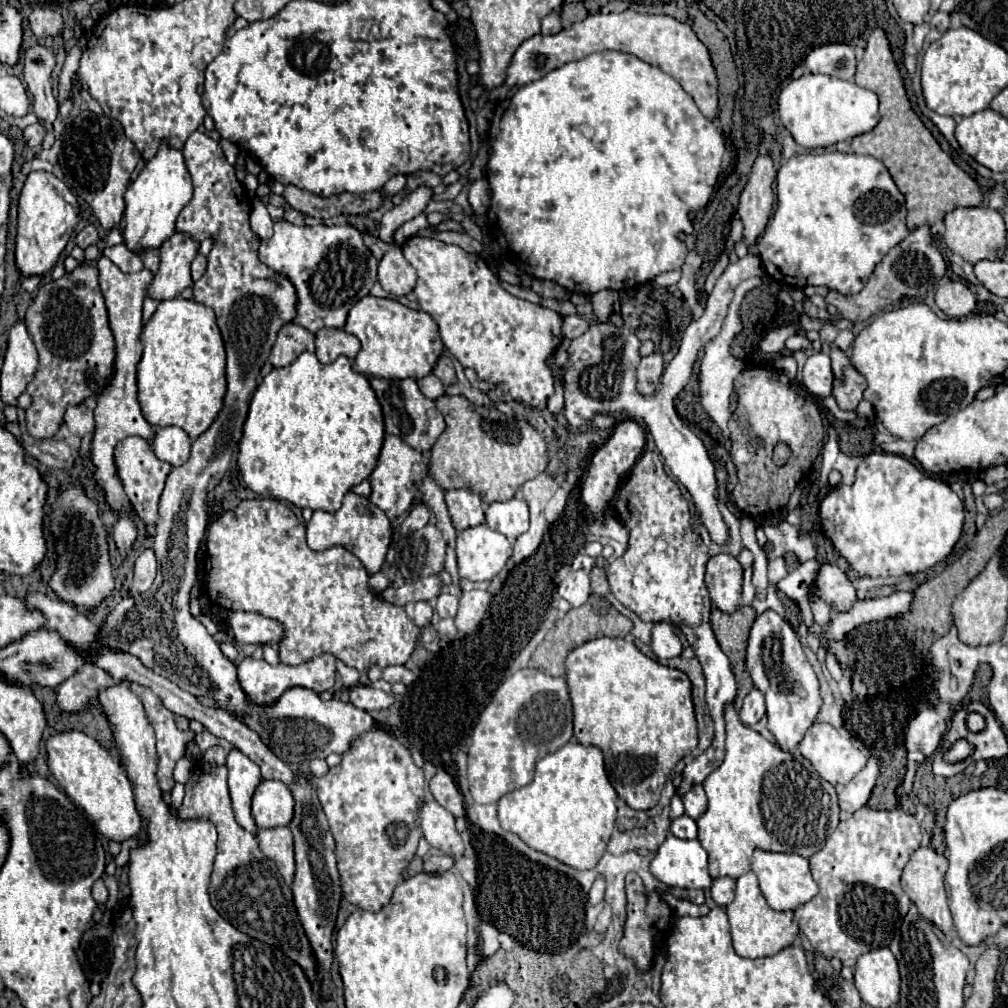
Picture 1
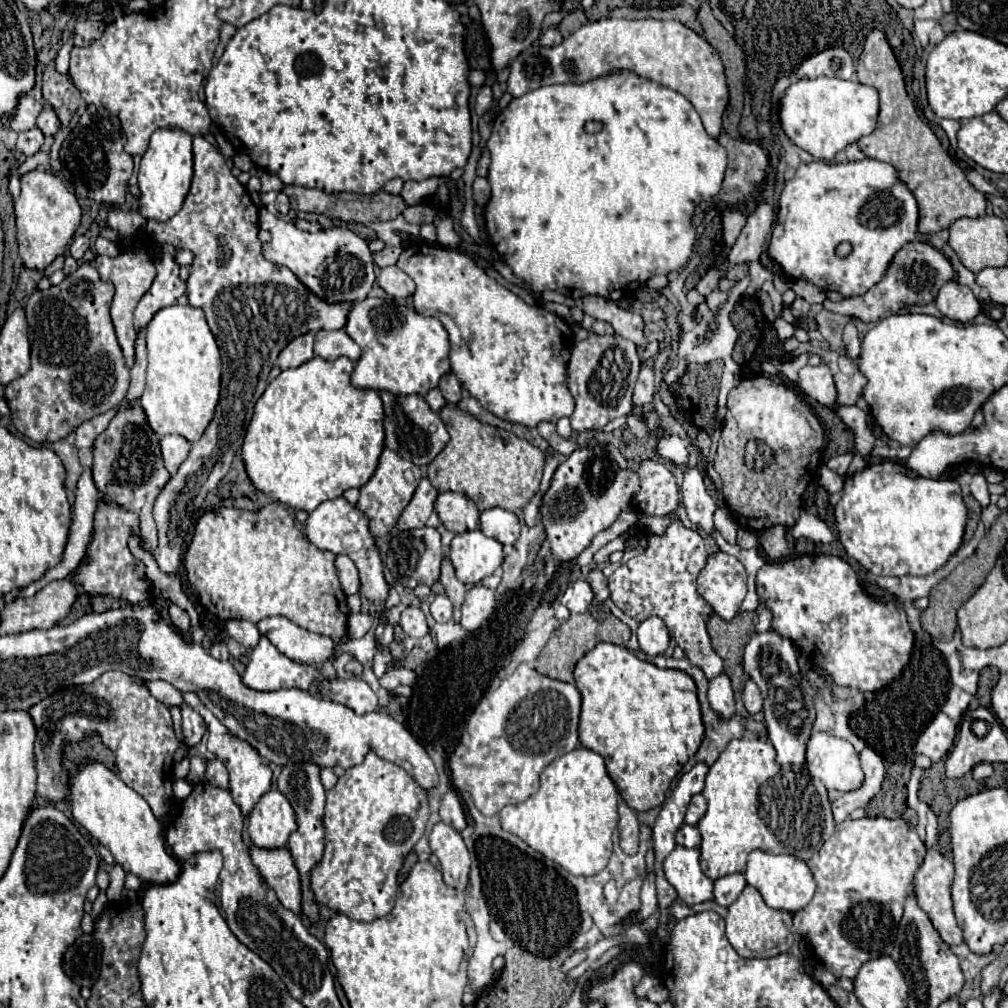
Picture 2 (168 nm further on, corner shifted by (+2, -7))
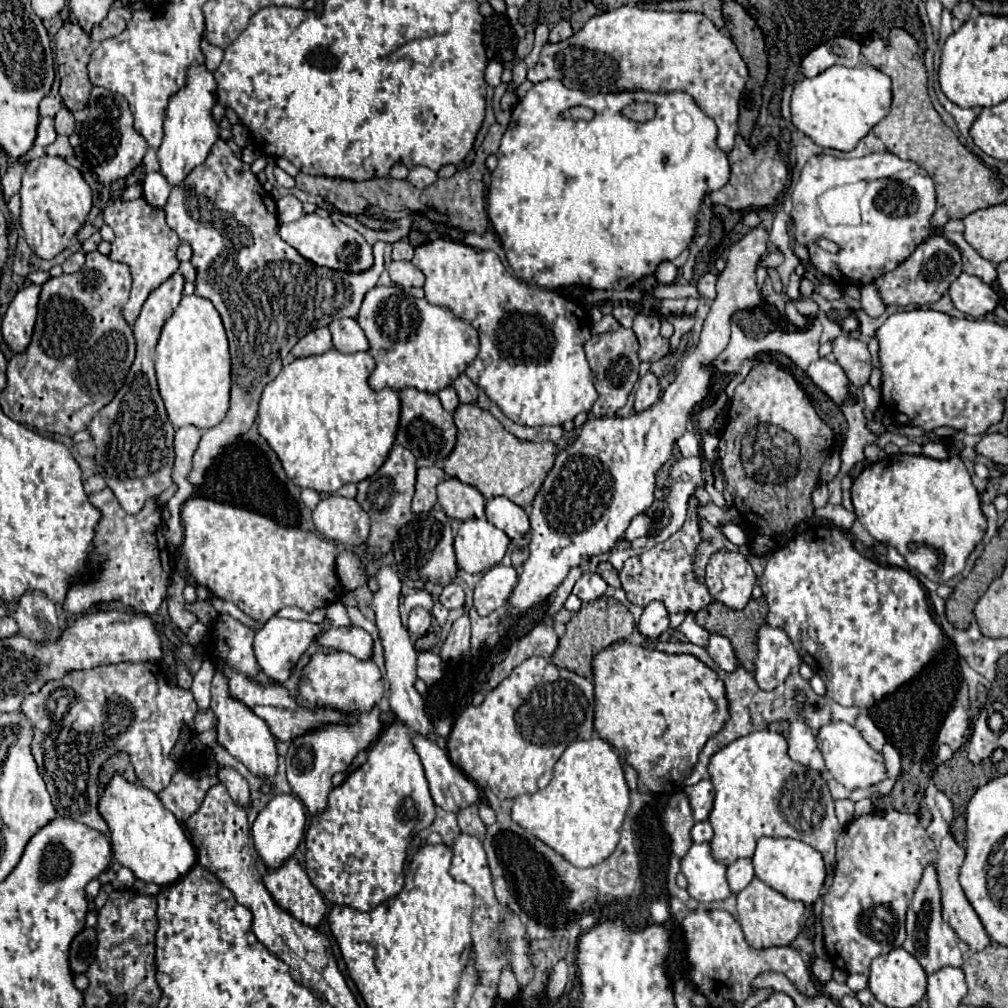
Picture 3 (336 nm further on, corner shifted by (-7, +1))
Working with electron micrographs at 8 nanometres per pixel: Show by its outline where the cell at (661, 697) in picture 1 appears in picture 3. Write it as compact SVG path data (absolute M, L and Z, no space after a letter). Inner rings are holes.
M625 641L623 643L615 643L615 645L599 651L593 657L593 675L595 675L595 731L597 731L597 735L601 739L609 741L617 749L619 757L627 765L631 765L637 771L637 775L639 775L639 793L671 793L671 789L673 789L673 793L681 791L683 789L683 781L691 775L691 769L697 763L697 755L705 747L709 735L713 737L717 731L721 731L721 727L729 719L723 681L705 663L701 663L693 655L669 655L669 653L661 653L661 651L655 651L655 649L645 649L641 645L625 643Z

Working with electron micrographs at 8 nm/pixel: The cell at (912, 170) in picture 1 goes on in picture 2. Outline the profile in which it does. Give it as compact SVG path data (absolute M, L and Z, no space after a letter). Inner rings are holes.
M872 31L868 35L856 65L856 75L860 83L870 83L880 93L878 127L868 137L862 137L858 145L866 157L894 165L900 179L910 187L910 191L914 191L920 207L918 229L923 234L938 233L960 217L982 217L986 213L984 193L970 185L962 169L950 159L950 155L946 155L930 125L918 117L916 107L906 93L902 69L882 31Z

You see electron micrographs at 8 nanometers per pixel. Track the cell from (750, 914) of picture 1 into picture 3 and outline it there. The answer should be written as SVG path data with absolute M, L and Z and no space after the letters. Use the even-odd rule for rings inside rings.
M757 877L737 895L737 913L739 913L739 925L743 927L745 939L755 949L791 945L805 925L805 905L783 897L779 891L771 889Z

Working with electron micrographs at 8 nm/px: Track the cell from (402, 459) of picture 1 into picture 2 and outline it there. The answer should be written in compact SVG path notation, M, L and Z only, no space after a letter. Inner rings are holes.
M384 449L382 455L380 455L380 463L378 463L378 469L374 471L374 475L370 477L370 481L360 487L360 499L356 503L356 507L368 517L370 521L370 533L378 539L378 537L384 537L392 531L392 527L396 525L398 517L402 515L404 507L410 503L416 487L418 487L418 481L420 481L420 469L402 459L398 453L390 451L390 449ZM408 471L412 471L412 479L408 477Z

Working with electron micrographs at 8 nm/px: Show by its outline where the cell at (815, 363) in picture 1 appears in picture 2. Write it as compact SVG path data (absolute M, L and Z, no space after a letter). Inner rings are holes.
M824 363L818 367L810 367L810 365L802 367L798 383L800 389L810 397L814 397L820 405L830 407L836 403L836 387L832 381L832 373Z

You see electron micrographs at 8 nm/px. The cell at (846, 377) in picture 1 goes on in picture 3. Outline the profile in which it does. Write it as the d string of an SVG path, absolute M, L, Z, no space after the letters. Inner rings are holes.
M837 337L833 341L833 355L837 363L843 367L843 371L847 373L847 379L855 387L867 385L873 365L871 365L867 345L863 341L851 337Z

